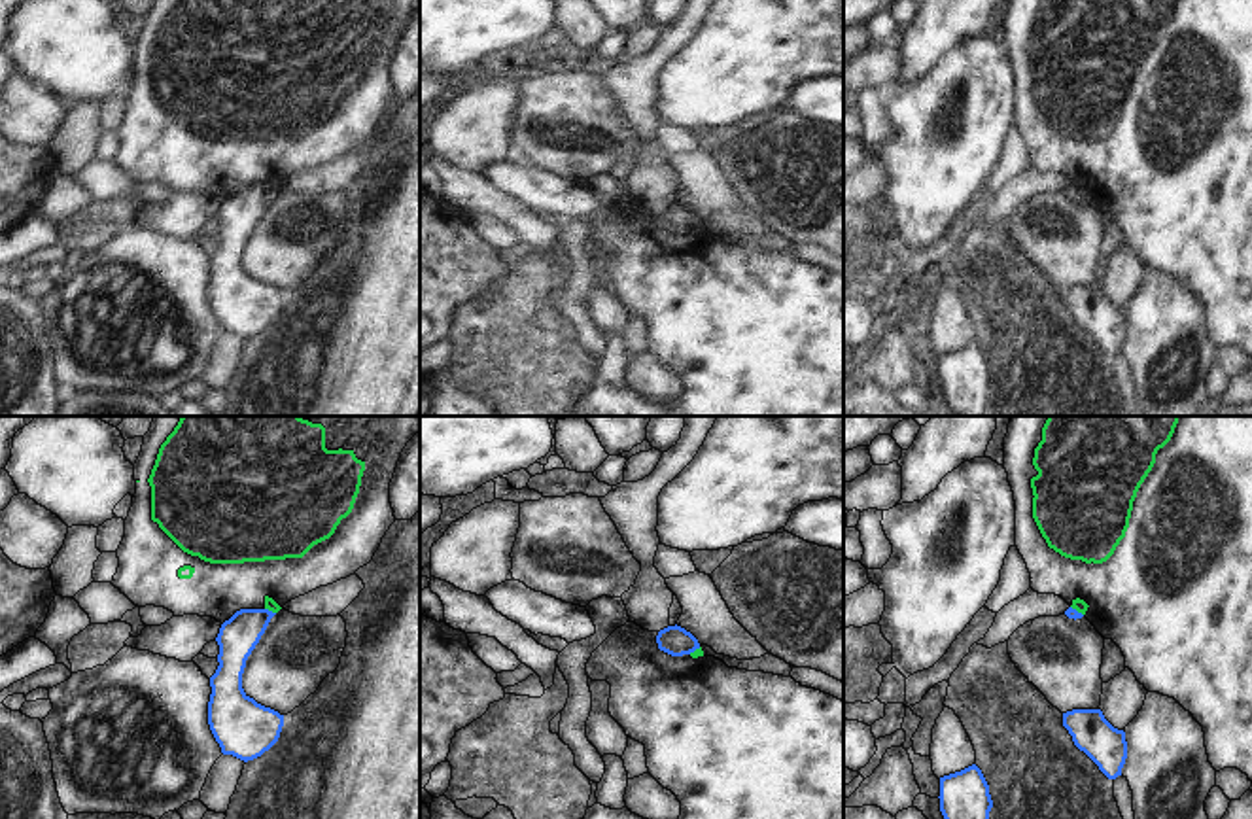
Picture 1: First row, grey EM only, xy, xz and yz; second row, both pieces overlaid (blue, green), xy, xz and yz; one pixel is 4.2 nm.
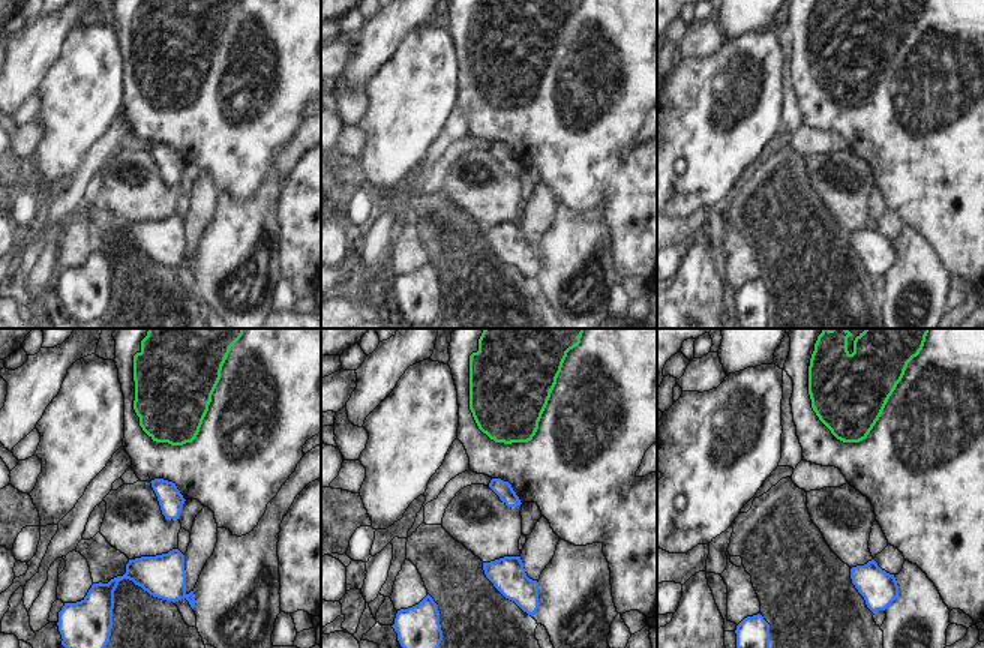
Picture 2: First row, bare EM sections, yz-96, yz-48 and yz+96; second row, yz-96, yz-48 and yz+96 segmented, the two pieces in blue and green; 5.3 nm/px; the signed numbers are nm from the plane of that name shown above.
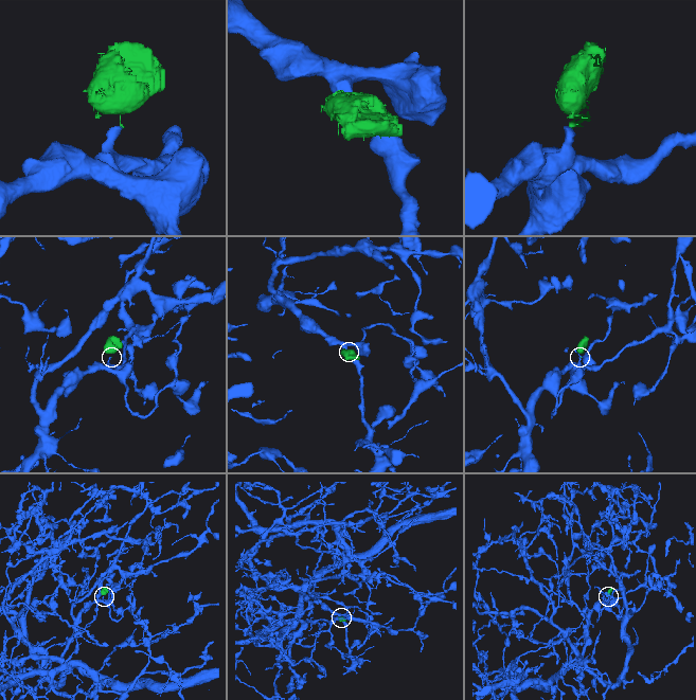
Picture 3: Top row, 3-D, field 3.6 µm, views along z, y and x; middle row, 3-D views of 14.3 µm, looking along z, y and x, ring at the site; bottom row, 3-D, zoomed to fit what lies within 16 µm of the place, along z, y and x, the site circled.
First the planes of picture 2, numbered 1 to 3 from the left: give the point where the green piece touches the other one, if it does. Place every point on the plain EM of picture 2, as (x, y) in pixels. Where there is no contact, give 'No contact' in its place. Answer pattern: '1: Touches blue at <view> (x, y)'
1: No contact
2: No contact
3: No contact

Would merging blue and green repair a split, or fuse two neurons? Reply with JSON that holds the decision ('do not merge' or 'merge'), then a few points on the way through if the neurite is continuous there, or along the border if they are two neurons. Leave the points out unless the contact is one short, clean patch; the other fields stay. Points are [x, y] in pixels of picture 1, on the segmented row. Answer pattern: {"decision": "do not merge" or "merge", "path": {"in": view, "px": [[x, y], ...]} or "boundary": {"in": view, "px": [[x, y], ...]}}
{"decision": "do not merge", "boundary": {"in": "yz", "px": [[1071, 606], [1082, 615]]}}

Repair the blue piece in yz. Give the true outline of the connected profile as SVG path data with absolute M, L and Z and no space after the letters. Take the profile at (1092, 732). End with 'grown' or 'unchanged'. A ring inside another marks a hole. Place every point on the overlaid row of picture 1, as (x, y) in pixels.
M1072 709L1063 713L1063 726L1074 745L1084 751L1099 770L1116 779L1127 758L1125 732L1114 728L1101 709Z | unchanged

